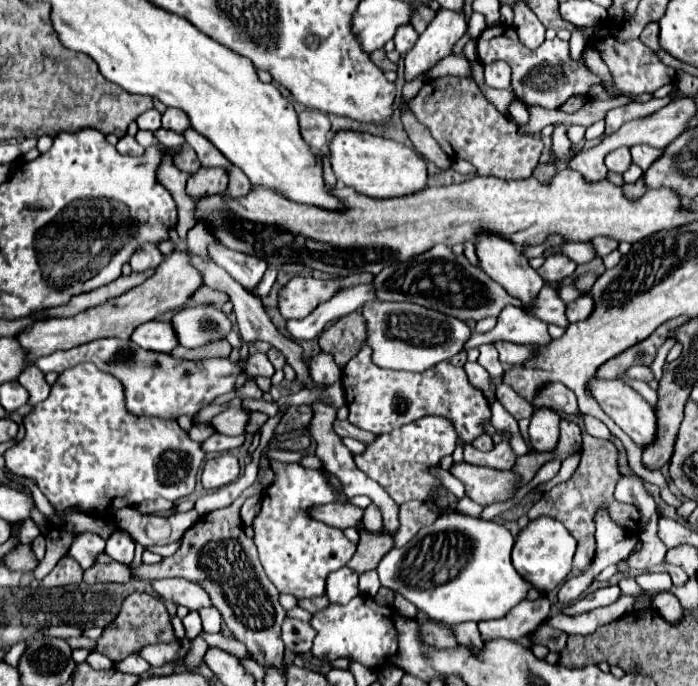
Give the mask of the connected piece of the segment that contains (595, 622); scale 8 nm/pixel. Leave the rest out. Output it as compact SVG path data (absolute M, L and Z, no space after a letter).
M623 594L615 604L611 606L603 606L603 608L595 608L583 614L575 614L575 616L567 616L567 614L557 614L553 618L547 620L547 624L551 624L553 628L559 628L567 634L589 634L595 632L595 628L613 622L617 618L621 618L623 614L631 612L635 604L633 596Z

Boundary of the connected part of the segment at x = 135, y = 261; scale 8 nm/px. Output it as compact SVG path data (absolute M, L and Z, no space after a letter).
M143 244L143 248L139 248L133 256L131 256L131 268L133 272L145 272L145 270L153 270L163 262L163 254L159 252L159 248L155 244Z

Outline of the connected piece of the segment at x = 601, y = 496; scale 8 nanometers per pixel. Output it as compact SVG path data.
M583 432L583 456L581 456L581 462L579 462L579 468L575 470L575 474L567 482L551 488L547 494L543 494L541 500L535 502L533 508L529 510L527 516L531 520L539 518L539 516L557 518L571 532L571 536L577 540L573 570L587 568L591 564L591 560L595 558L595 548L597 548L595 546L595 514L599 508L605 506L611 512L613 522L617 522L625 530L639 530L639 516L641 516L639 510L633 504L615 500L615 496L613 496L617 480L621 480L621 476L623 474L619 472L615 444Z

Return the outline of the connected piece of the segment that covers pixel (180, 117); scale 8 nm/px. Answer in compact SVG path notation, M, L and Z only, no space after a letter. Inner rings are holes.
M167 108L165 114L163 114L163 128L169 128L177 134L183 134L187 128L189 128L189 120L187 120L187 114L179 108Z

